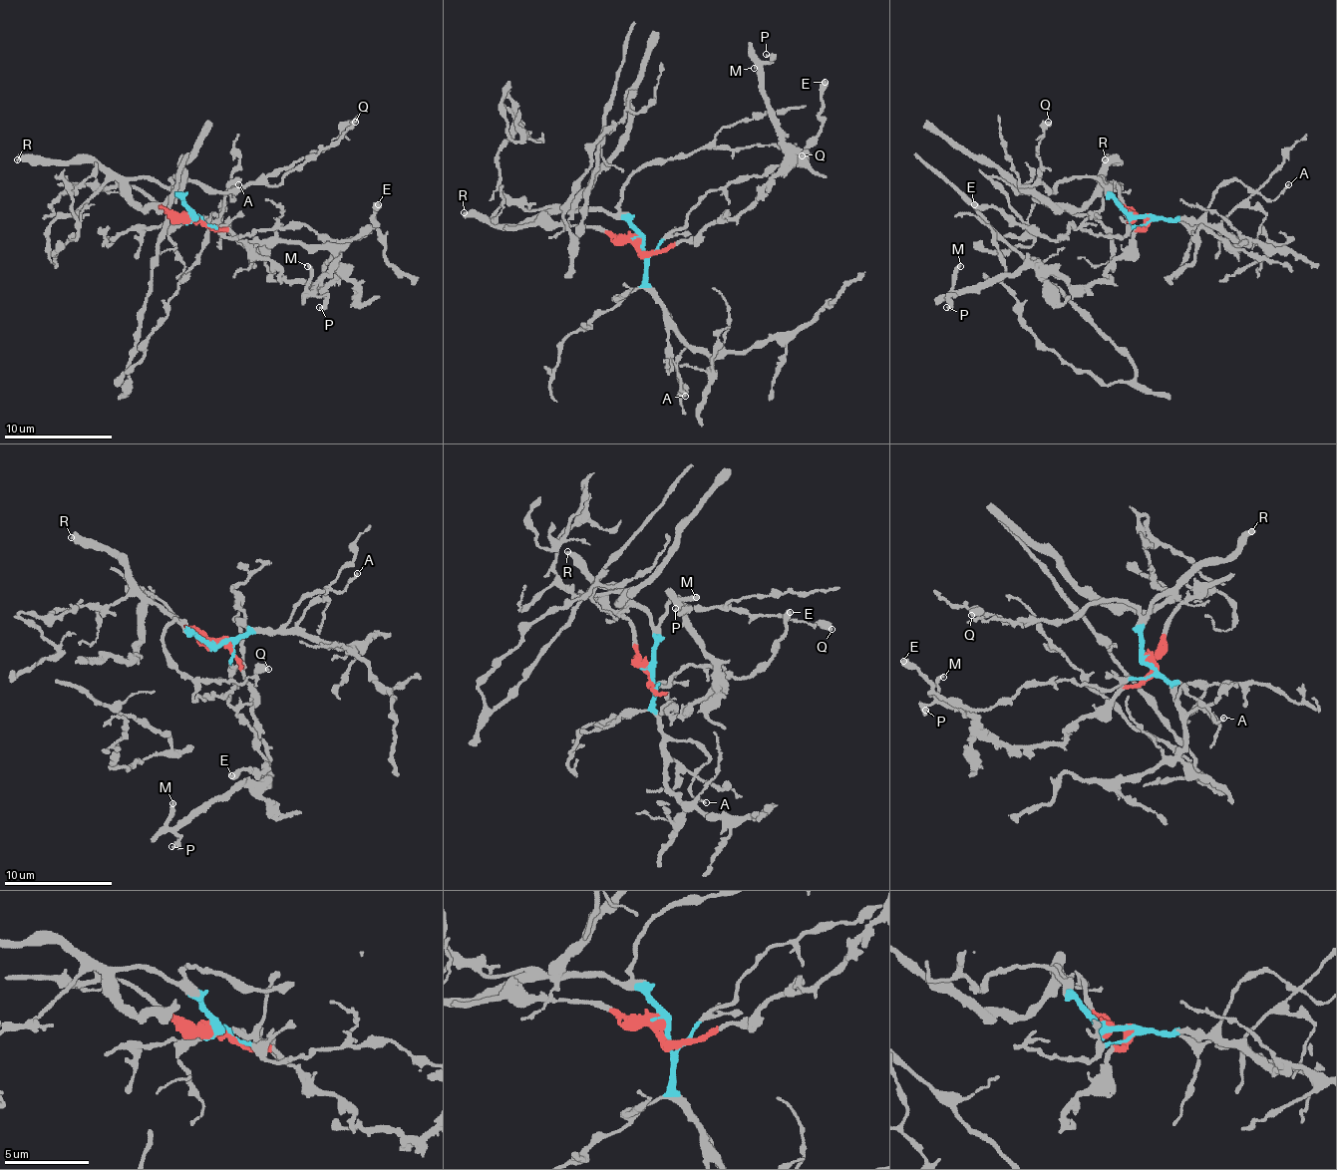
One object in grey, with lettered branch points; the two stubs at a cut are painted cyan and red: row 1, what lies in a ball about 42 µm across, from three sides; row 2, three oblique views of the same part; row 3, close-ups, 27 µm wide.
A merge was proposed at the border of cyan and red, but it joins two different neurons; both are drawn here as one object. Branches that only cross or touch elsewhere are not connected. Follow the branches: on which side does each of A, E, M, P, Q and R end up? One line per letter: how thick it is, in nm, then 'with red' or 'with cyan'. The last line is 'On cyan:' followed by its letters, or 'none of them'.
A: 150 nm | with cyan
E: 440 nm | with cyan
M: 240 nm | with red
P: 240 nm | with red
Q: 440 nm | with cyan
R: 460 nm | with cyan
On cyan: A, E, Q, R

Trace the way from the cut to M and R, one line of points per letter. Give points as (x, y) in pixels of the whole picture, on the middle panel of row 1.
M: (641, 245), (674, 248), (709, 223), (733, 218), (779, 169), (782, 130), (758, 62), (755, 67)
R: (641, 245), (641, 237), (622, 218), (603, 210), (546, 210), (538, 218), (516, 223), (488, 223), (463, 213)

